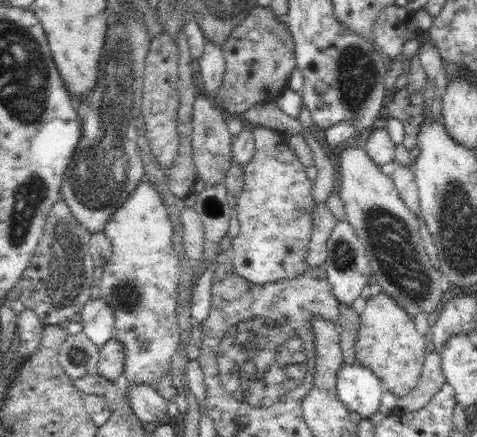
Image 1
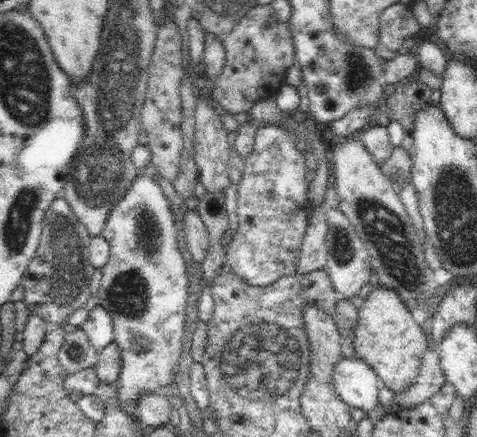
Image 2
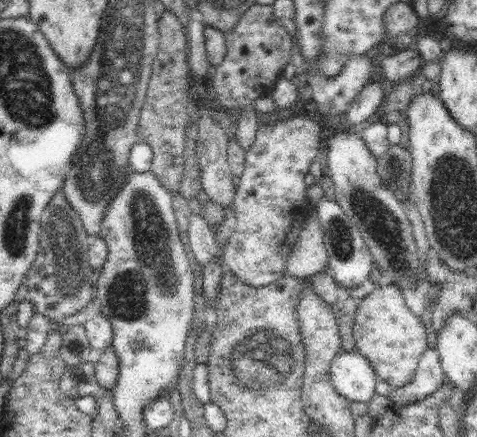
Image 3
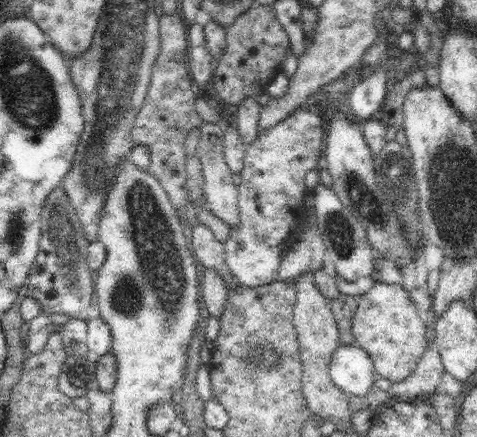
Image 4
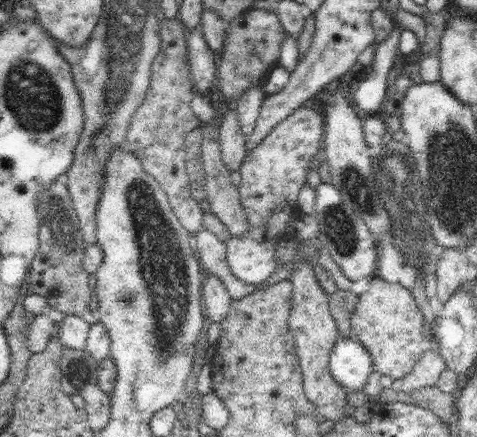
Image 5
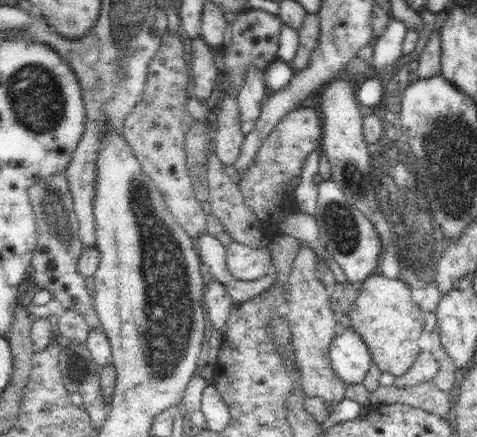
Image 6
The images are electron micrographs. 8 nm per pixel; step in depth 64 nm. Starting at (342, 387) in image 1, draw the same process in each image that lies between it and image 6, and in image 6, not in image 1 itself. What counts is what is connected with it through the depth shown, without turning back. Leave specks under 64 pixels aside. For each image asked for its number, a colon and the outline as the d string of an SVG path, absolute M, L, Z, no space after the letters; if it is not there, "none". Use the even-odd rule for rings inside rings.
2: M357 356L345 358L333 366L331 370L333 376L333 386L337 396L349 406L357 406L367 410L373 410L373 406L379 402L377 400L377 388L381 386L379 376L375 370L365 360L359 360Z
3: M357 348L351 352L339 350L339 354L329 364L329 376L335 390L349 402L369 402L369 398L375 394L373 386L379 380L369 360L365 360Z
4: M339 342L329 360L329 376L341 392L353 396L365 396L371 382L379 378L373 360L355 342L349 346Z
5: M341 334L337 336L333 348L331 348L331 354L329 354L329 370L331 370L331 376L347 390L363 390L365 386L365 380L369 376L369 372L373 372L373 360L369 356L369 352L359 344L357 338L343 338Z
6: M351 326L337 328L329 346L329 360L335 374L343 382L353 382L353 384L355 382L361 384L369 368L369 362L373 362L363 340L359 338L359 332Z

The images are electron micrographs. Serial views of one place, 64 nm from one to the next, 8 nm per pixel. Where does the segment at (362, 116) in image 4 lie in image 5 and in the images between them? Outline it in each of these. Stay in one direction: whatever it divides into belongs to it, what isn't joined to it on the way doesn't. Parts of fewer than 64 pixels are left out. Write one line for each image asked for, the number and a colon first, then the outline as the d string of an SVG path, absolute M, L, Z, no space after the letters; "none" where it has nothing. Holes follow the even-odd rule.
5: M393 22L391 32L385 36L383 42L379 42L375 46L375 54L373 54L373 74L367 76L363 82L359 82L359 88L355 90L355 108L361 108L369 114L373 114L377 108L383 108L385 102L385 76L389 72L389 68L393 66L393 62L397 60L397 52L399 52L399 36L401 36L403 28L397 26Z

